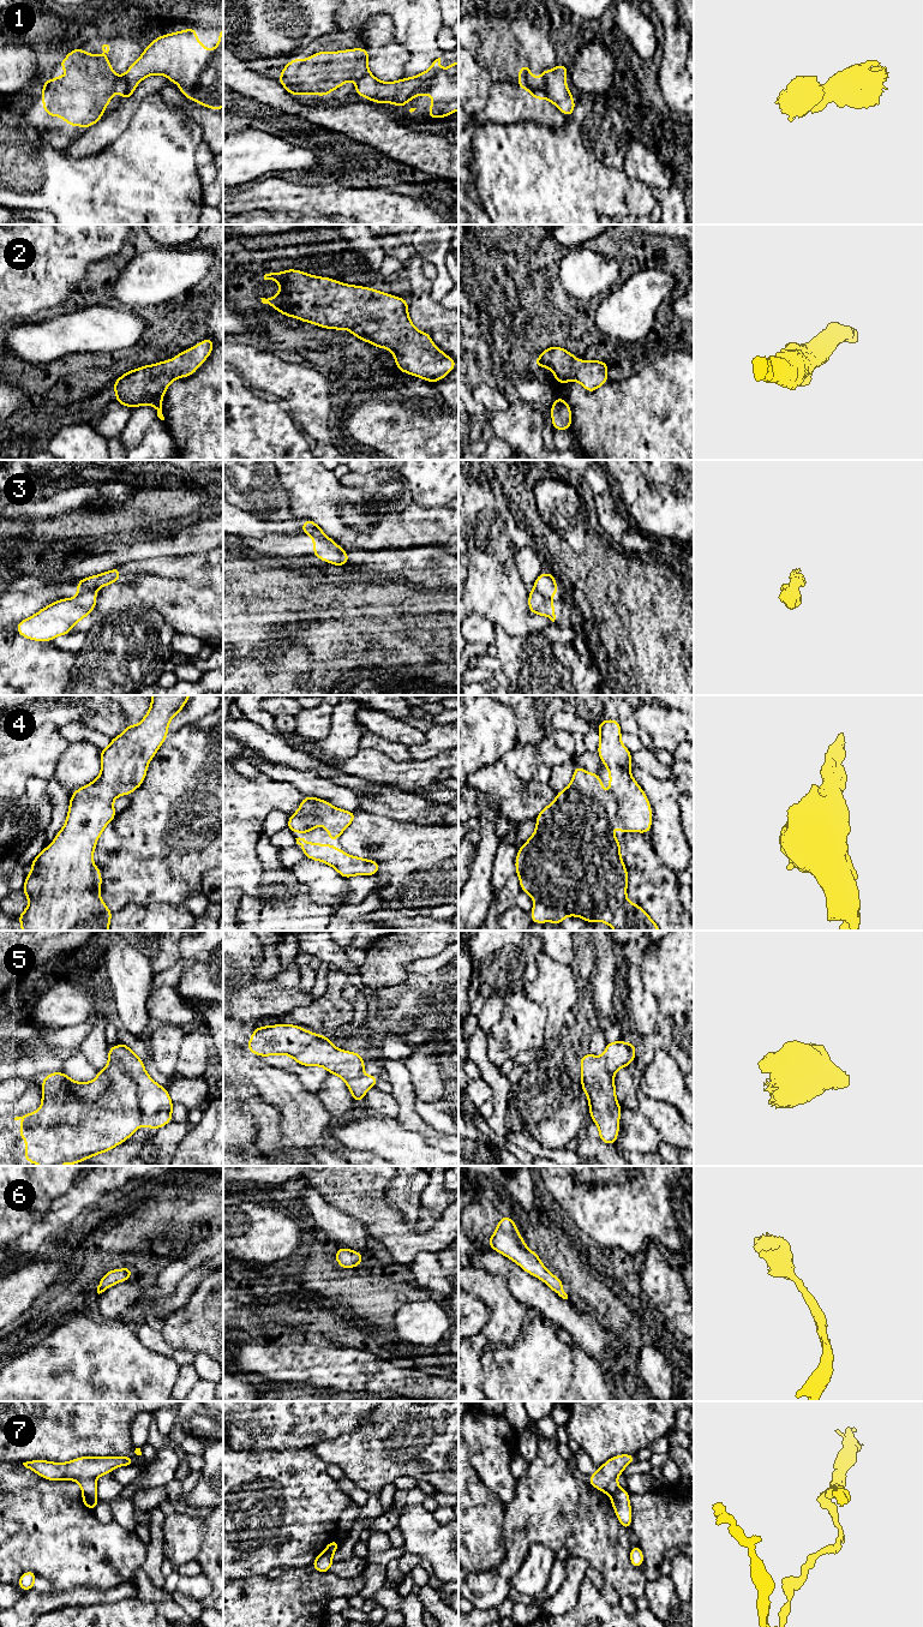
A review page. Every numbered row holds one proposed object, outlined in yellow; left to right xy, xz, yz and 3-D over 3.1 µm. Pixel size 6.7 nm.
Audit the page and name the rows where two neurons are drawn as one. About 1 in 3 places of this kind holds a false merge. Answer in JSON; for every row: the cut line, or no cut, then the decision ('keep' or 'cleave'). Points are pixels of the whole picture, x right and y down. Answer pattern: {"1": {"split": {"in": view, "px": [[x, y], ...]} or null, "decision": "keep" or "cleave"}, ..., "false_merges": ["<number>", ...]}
{"1": {"split": {"in": "yz", "px": [[543, 73], [545, 91], [540, 97]]}, "decision": "cleave"}, "2": {"split": null, "decision": "keep"}, "3": {"split": {"in": "xy", "px": [[94, 591], [84, 591], [78, 594]]}, "decision": "cleave"}, "4": {"split": null, "decision": "keep"}, "5": {"split": {"in": "xy", "px": [[108, 1053], [136, 1084], [142, 1123]]}, "decision": "cleave"}, "6": {"split": null, "decision": "keep"}, "7": {"split": {"in": "xy", "px": [[83, 1494], [96, 1496]]}, "decision": "cleave"}, "false_merges": ["1", "3", "5", "7"]}

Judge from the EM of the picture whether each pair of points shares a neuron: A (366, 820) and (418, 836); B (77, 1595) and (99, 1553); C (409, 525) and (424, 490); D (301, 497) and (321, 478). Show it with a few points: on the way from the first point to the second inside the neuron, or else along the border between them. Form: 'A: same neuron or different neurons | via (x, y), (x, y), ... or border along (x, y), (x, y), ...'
A: same neuron | via (379, 833), (382, 836), (405, 836)
B: different neurons | border along (53, 1585), (60, 1589), (109, 1589)
C: different neurons | border along (413, 500), (427, 507), (445, 504)
D: same neuron | via (306, 492), (316, 483)

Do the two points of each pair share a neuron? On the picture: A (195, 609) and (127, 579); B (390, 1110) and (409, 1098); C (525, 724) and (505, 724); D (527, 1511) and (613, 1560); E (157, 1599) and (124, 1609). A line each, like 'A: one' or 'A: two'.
A: one
B: two
C: two
D: one
E: two

